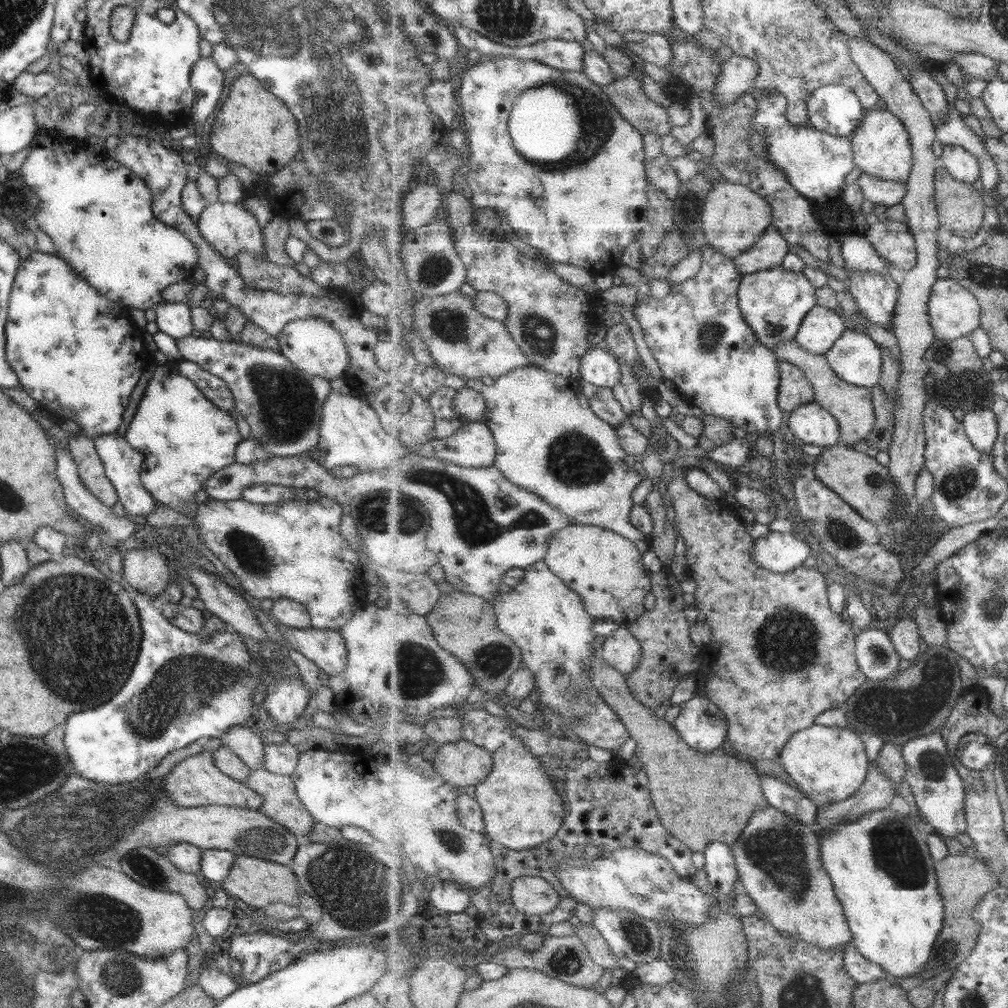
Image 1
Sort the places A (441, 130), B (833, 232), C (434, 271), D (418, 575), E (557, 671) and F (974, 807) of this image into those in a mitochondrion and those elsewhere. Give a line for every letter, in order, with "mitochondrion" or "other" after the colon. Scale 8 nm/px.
A: other
B: other
C: mitochondrion
D: other
E: mitochondrion
F: other

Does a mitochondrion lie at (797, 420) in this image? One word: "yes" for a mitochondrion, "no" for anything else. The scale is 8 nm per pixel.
no

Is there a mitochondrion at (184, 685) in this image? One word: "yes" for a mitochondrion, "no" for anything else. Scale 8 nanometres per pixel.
yes

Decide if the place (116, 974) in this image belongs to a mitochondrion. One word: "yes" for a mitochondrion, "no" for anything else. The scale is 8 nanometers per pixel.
yes

